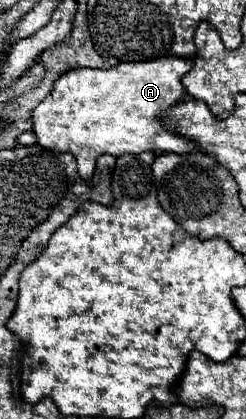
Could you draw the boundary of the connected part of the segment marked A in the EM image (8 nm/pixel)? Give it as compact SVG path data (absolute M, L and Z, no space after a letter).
M160 57L144 63L118 63L112 69L72 69L58 77L50 95L32 111L34 133L38 137L38 145L52 151L68 151L78 161L78 175L86 181L92 179L96 169L96 159L104 153L120 157L124 153L192 153L196 145L162 125L162 119L172 109L172 105L180 103L186 95L182 85L182 75L192 69L192 59L182 57Z

